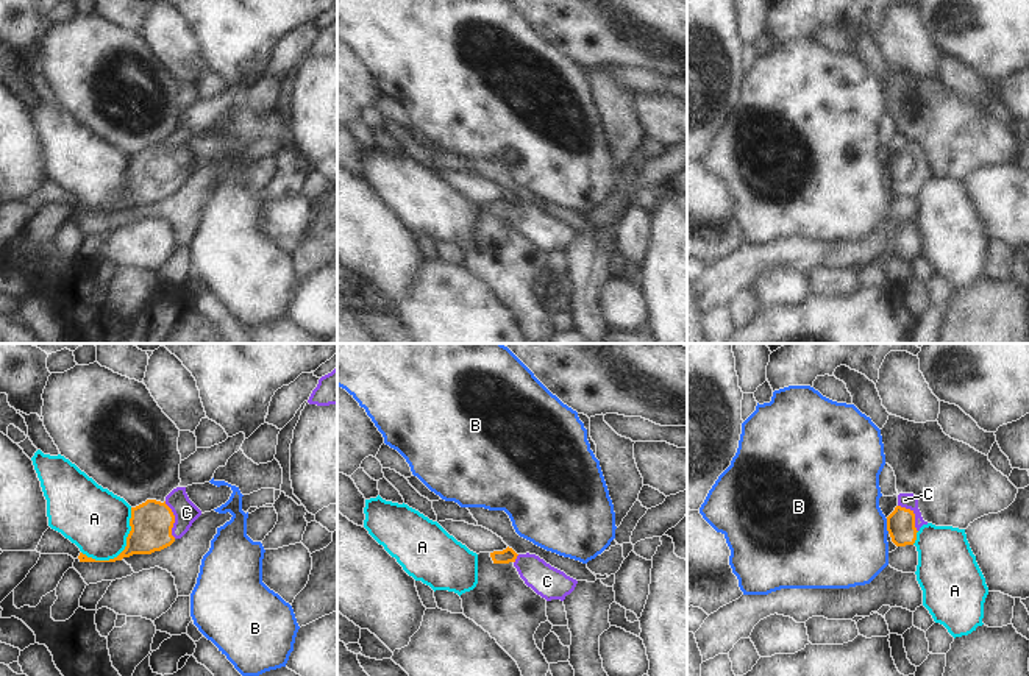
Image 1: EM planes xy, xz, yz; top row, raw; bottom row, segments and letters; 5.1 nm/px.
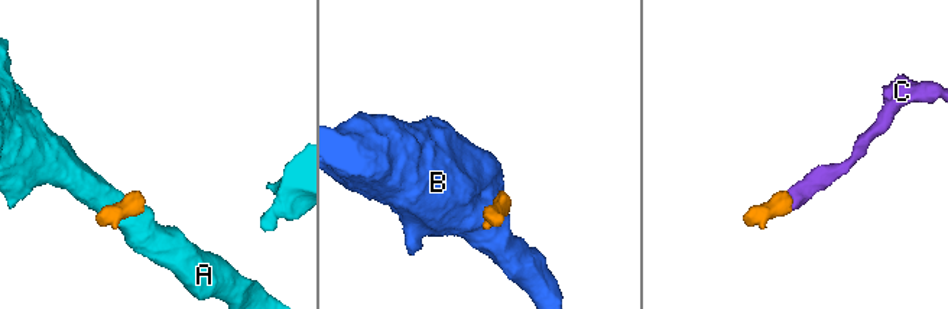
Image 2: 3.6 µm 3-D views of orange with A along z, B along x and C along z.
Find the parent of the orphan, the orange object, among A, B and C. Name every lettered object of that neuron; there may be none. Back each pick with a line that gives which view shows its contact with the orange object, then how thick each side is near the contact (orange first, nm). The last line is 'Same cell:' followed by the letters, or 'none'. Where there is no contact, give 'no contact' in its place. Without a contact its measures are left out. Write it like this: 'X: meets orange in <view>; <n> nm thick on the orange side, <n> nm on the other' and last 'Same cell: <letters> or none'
C: meets orange in xy; 220 nm thick on the orange side, 120 nm on the other
Same cell: C

